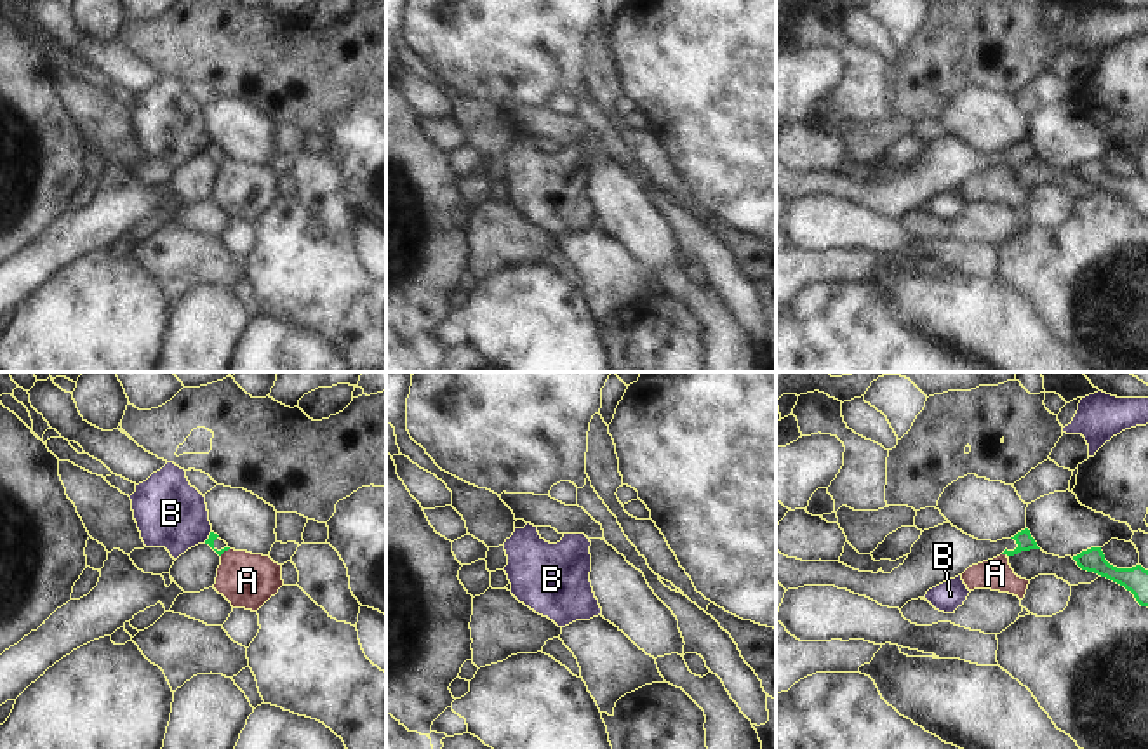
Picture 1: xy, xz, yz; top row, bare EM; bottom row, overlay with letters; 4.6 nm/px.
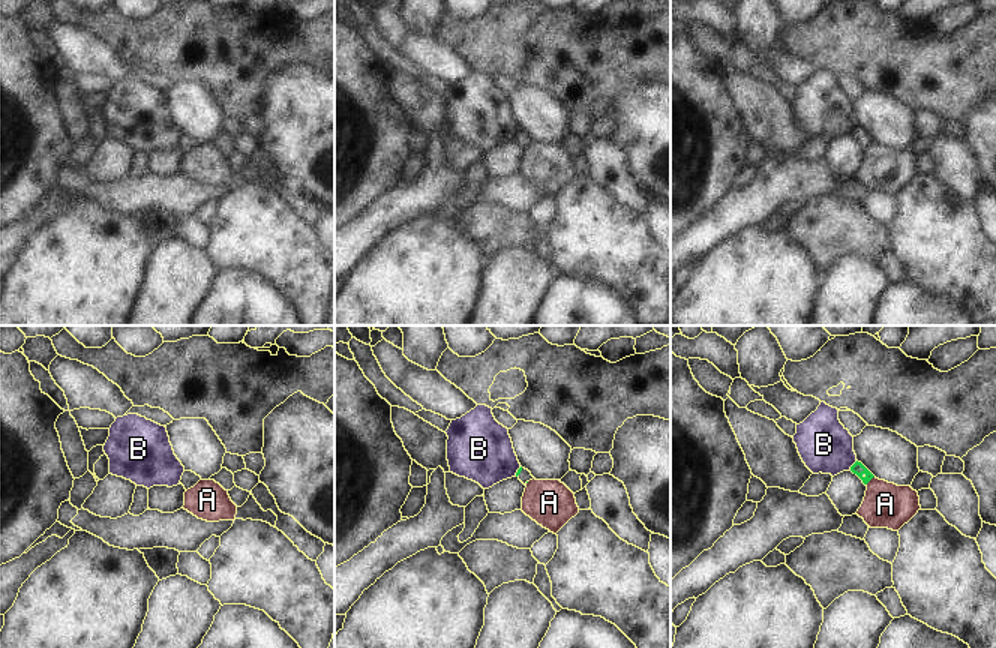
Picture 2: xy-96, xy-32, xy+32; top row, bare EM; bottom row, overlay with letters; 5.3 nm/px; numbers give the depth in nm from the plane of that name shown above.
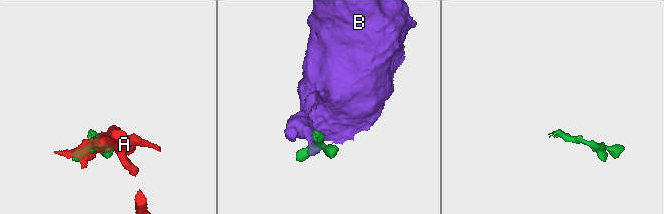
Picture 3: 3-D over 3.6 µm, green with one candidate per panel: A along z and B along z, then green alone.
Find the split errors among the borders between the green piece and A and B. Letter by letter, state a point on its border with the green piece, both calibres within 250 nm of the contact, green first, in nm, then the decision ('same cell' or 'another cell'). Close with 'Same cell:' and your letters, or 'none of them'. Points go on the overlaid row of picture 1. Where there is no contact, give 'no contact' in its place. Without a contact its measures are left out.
A: yz (1006, 553) | 80/150 nm | another cell
B: xy (209, 536) | 40/320 nm | another cell
Same cell: none of them

